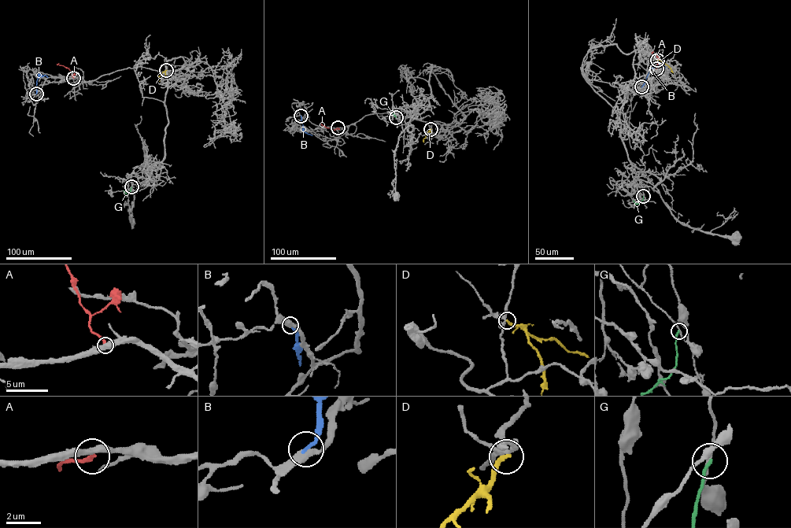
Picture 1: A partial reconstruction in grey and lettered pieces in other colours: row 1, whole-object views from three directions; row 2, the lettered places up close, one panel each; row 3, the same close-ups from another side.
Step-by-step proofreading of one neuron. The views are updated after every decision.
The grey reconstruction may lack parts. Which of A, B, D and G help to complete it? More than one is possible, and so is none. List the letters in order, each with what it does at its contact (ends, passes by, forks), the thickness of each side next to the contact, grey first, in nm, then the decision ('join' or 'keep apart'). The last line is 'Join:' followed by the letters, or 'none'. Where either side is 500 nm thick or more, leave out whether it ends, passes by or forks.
A: it ends | 440/240 nm | keep apart
B: it ends | 360/200 nm | keep apart
D: it ends | 320/280 nm | keep apart
G: it ends | 150/180 nm | keep apart
Join: none

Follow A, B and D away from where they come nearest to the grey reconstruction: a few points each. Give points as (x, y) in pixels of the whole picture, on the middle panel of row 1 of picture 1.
A: (338, 127), (333, 130), (321, 124)
B: (301, 116), (302, 130), (312, 135)
D: (430, 129), (423, 139), (424, 142)

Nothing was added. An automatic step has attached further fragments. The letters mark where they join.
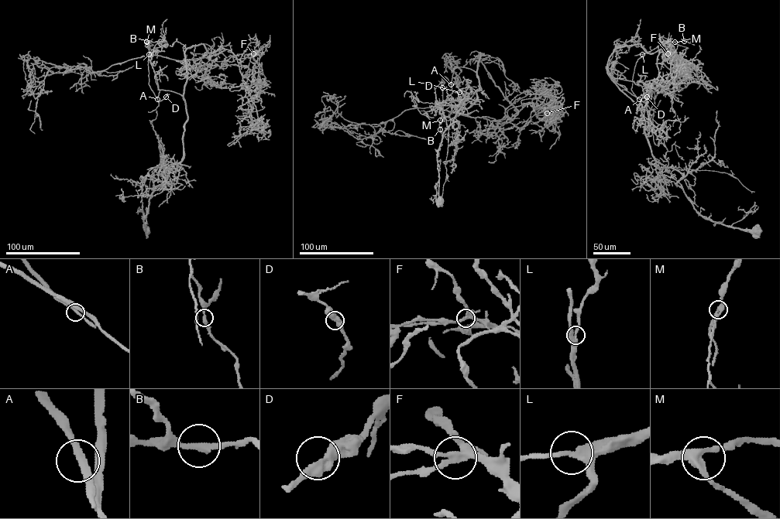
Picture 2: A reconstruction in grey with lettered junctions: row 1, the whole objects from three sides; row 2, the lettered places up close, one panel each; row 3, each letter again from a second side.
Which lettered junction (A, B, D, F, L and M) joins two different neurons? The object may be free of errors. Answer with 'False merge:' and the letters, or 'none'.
False merge: none

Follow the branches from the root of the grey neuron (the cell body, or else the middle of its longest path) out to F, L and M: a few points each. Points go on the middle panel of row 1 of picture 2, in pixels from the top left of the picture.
F: (441, 201), (443, 117), (451, 120), (474, 102), (479, 52), (505, 98), (547, 113)
L: (441, 201), (443, 117), (469, 108), (481, 90), (476, 73), (462, 66), (451, 84), (442, 77), (442, 87)
M: (441, 201), (443, 117), (474, 102), (481, 88), (472, 69), (455, 68), (451, 84), (441, 78), (440, 120)

